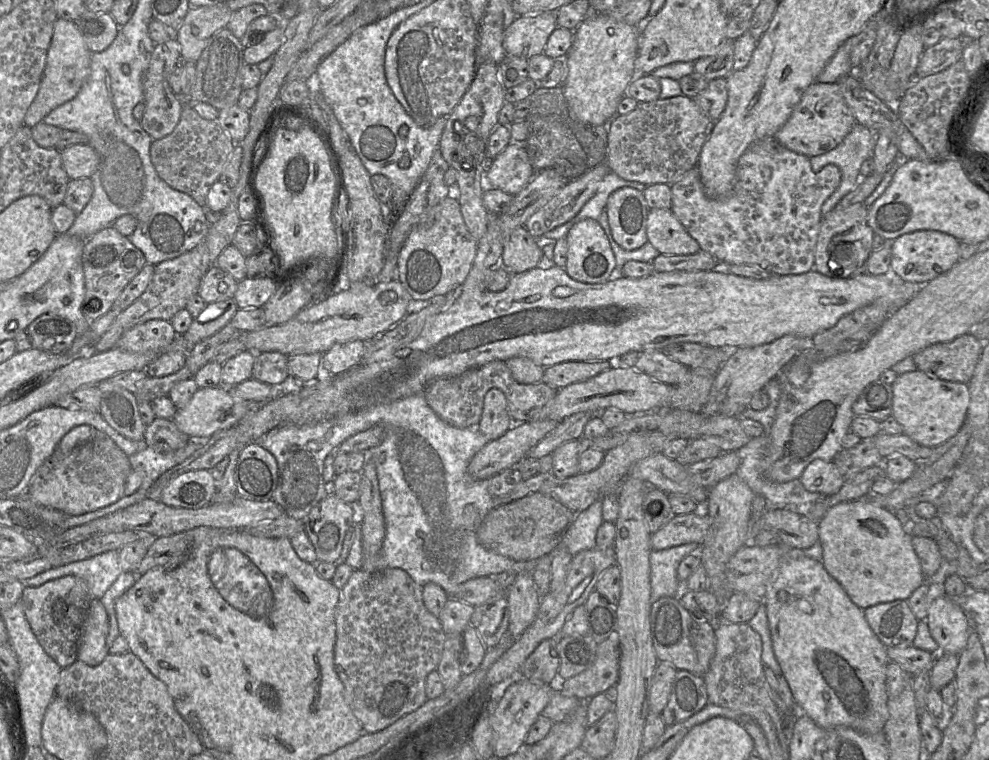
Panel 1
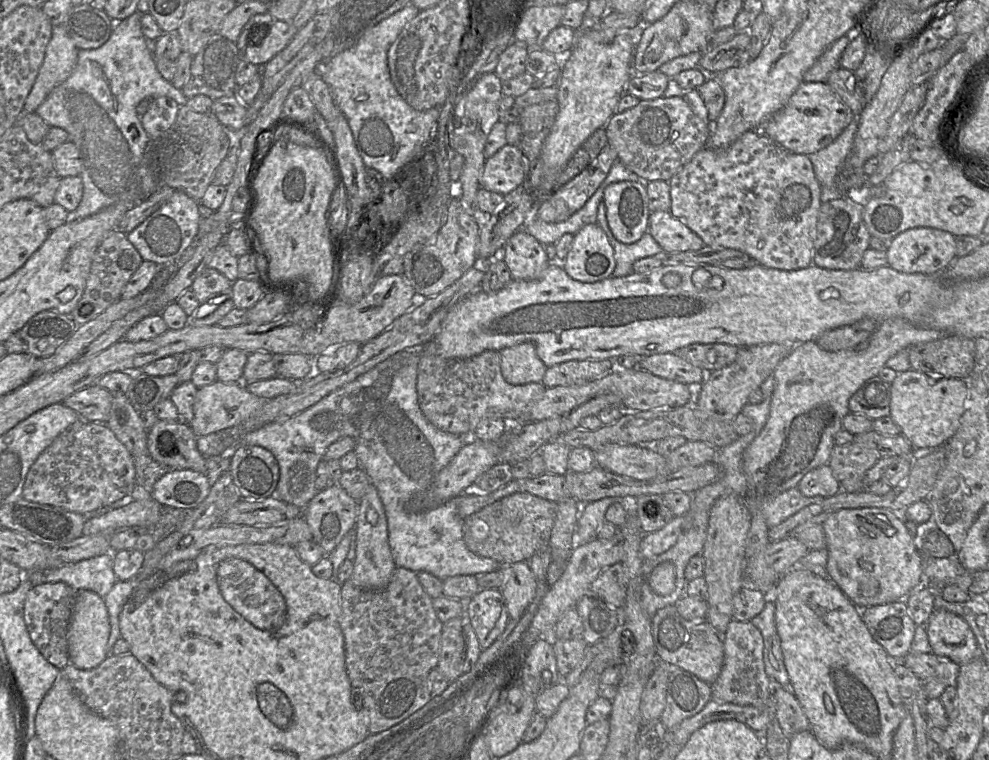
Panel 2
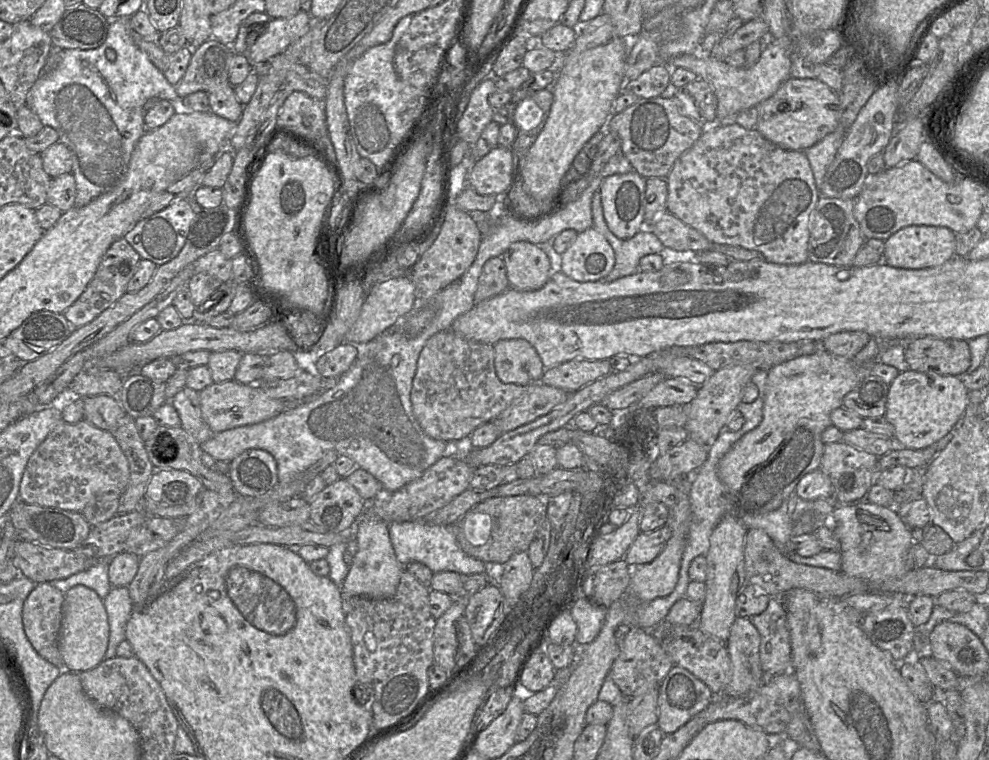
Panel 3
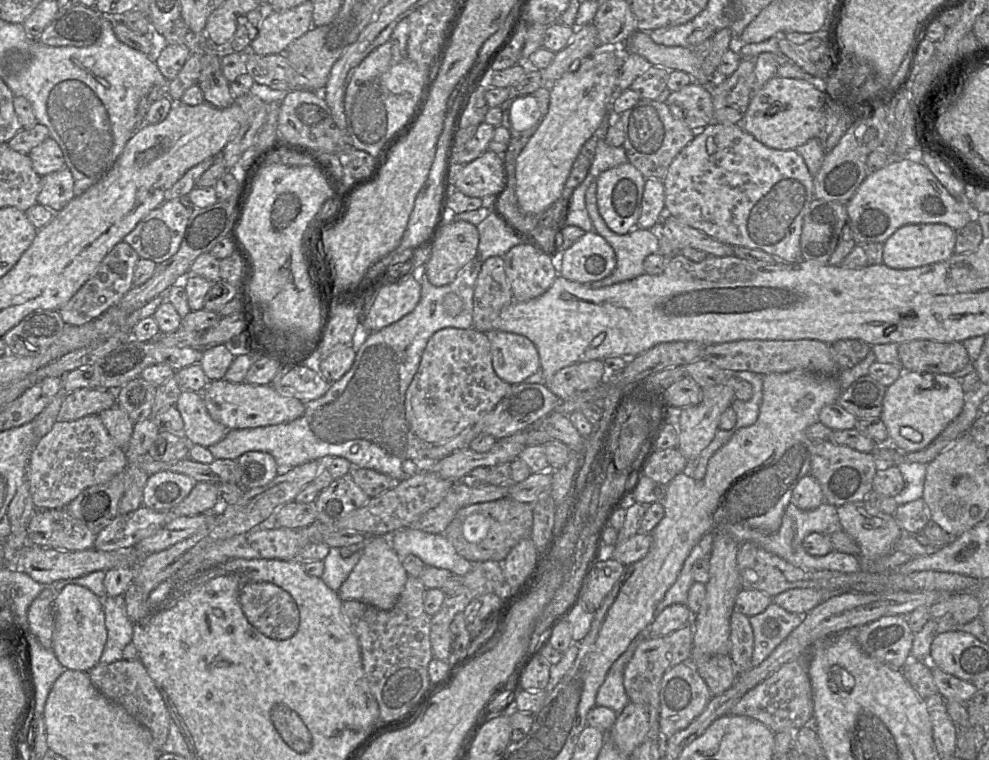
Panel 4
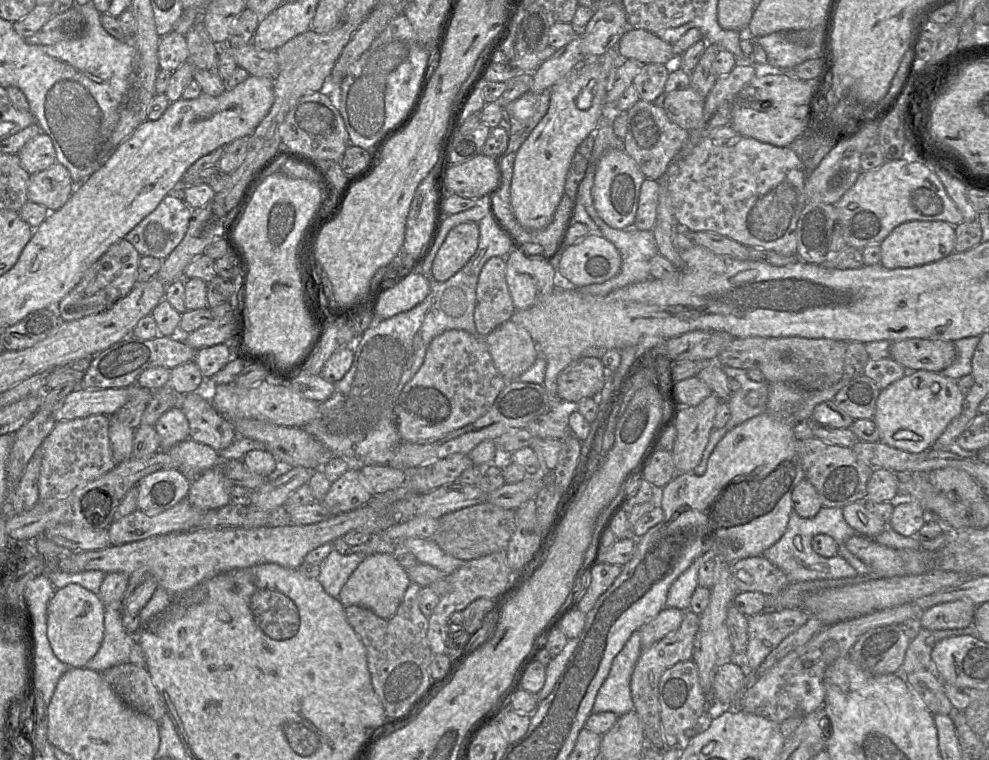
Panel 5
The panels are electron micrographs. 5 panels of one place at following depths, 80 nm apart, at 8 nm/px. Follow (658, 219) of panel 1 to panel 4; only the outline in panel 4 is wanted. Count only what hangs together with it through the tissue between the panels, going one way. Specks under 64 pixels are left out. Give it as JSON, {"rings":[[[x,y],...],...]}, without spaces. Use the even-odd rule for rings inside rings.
{"rings":[[[666,213],[662,218],[662,226],[671,233],[677,249],[692,247],[718,257],[733,255],[733,246],[722,243]]]}

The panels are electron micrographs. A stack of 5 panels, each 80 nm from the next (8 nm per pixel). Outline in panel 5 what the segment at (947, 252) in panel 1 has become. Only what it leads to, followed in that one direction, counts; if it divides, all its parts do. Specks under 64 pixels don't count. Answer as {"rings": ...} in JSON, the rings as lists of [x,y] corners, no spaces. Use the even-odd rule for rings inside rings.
{"rings":[[[912,220],[895,227],[881,242],[881,264],[888,269],[910,268],[936,262],[955,251],[955,227],[944,221]]]}

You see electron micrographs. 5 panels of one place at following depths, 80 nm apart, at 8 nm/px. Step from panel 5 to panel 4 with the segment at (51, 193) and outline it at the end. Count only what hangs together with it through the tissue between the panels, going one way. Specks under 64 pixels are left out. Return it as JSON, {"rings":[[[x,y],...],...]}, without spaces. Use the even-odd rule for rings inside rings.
{"rings":[[[68,167],[41,178],[37,203],[54,212],[62,210],[74,197],[74,178]]]}

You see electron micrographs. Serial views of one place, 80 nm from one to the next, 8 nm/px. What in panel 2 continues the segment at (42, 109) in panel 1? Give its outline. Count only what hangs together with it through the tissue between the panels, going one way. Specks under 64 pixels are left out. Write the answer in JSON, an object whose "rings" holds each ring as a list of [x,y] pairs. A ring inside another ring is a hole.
{"rings":[[[54,26],[38,76],[26,98],[24,113],[34,113],[49,93],[71,75],[78,51],[65,27]]]}

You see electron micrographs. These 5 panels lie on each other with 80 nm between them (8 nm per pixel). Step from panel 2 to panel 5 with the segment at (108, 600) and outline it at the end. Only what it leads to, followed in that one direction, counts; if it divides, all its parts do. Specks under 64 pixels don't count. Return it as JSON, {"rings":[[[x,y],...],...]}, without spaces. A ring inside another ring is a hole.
{"rings":[[[120,605],[104,606],[104,636],[97,653],[85,664],[85,668],[97,672],[129,662],[135,637],[126,632],[122,624]]]}

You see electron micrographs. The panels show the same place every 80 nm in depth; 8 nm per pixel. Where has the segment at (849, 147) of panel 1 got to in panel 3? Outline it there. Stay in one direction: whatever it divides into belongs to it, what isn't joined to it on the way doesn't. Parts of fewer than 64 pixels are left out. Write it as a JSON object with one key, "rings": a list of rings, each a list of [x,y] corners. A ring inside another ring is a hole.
{"rings":[[[840,125],[835,132],[828,134],[821,141],[803,151],[809,160],[818,189],[824,181],[829,165],[835,159],[837,151],[844,141],[846,132],[847,130]]]}

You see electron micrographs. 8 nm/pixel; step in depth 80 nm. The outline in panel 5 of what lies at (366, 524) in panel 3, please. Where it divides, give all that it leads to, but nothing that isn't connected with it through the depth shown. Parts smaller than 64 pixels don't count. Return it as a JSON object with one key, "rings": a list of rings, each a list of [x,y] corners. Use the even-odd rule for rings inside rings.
{"rings":[[[374,553],[366,556],[350,575],[338,599],[345,608],[350,605],[363,606],[382,619],[390,619],[395,615],[410,583],[407,571],[393,554]]]}

